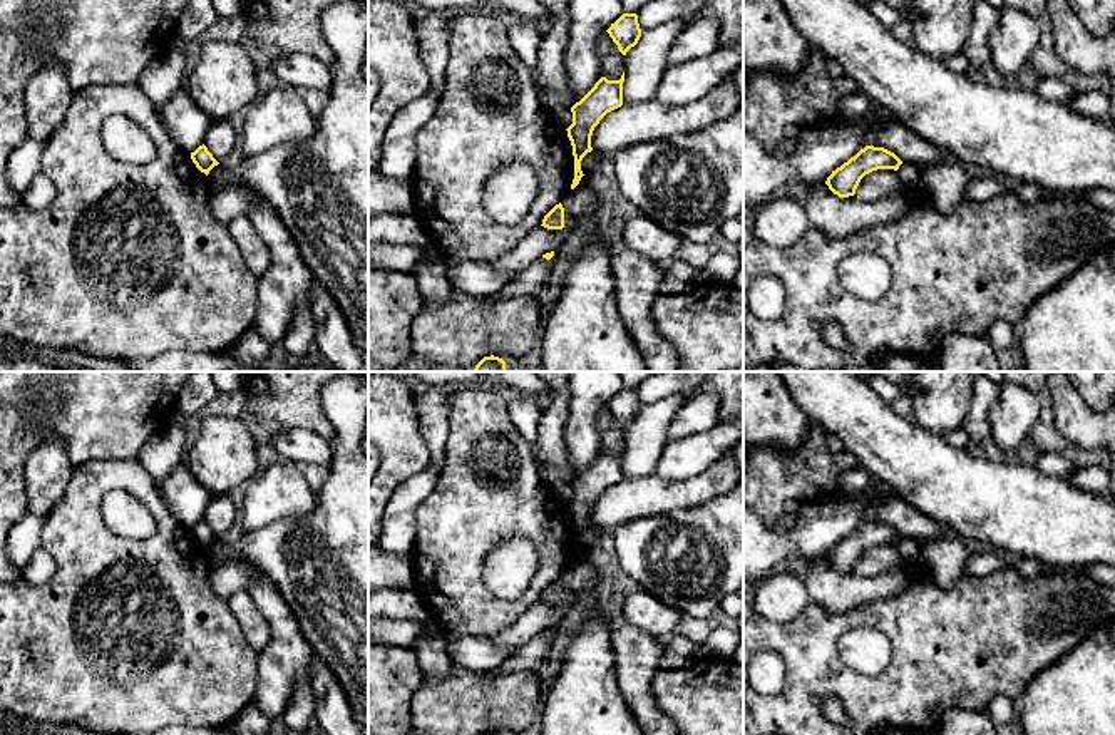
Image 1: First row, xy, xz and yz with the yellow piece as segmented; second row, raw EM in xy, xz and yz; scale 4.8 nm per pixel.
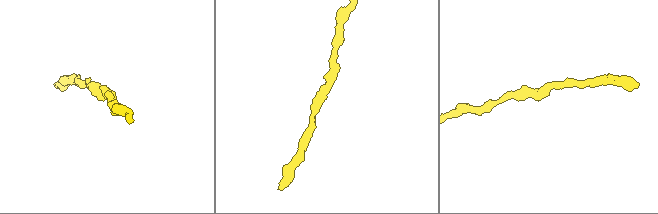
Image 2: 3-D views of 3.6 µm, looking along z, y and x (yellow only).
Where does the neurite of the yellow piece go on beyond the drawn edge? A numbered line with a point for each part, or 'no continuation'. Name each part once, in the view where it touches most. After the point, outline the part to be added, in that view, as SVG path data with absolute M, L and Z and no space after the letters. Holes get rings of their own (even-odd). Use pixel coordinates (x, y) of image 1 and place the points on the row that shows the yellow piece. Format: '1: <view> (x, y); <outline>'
no continuation

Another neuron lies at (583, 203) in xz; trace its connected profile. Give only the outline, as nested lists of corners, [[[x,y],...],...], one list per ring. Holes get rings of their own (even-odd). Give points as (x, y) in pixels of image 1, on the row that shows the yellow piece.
[[[583,176],[579,184],[561,199],[561,204],[564,208],[563,229],[536,228],[507,254],[491,261],[494,270],[499,273],[524,271],[542,254],[573,243],[583,224],[606,209],[606,198],[594,177]]]

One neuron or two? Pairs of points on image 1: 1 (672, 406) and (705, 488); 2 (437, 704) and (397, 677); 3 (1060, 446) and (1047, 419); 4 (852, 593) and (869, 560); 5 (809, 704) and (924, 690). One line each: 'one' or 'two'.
1: two
2: two
3: one
4: two
5: one

